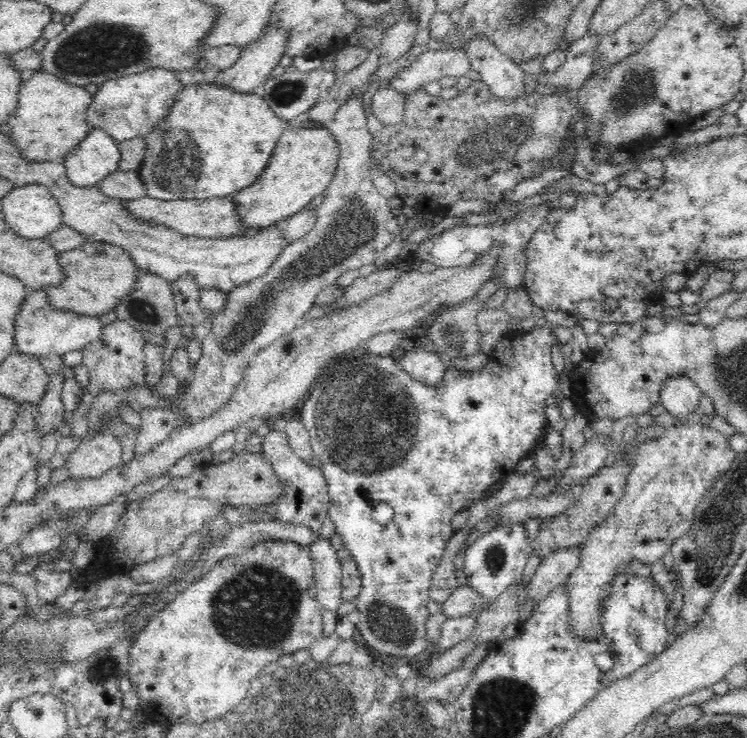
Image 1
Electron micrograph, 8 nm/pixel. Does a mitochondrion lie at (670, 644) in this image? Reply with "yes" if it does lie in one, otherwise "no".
no

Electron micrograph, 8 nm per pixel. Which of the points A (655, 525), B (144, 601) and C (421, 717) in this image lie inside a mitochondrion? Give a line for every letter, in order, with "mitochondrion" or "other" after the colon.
A: other
B: other
C: other

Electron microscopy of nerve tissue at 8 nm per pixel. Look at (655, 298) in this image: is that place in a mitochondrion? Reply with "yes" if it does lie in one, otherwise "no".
no

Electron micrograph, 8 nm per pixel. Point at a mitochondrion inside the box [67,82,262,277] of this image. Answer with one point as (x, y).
(178, 163)

